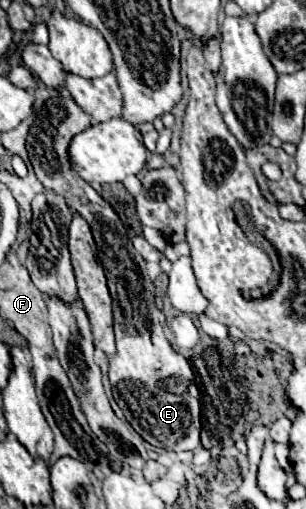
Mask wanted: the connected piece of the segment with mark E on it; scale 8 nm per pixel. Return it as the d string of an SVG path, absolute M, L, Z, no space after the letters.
M67 95L47 99L35 117L37 119L33 121L27 135L27 151L35 175L47 189L61 193L71 209L87 219L99 249L99 259L105 267L109 291L113 297L117 339L117 353L109 361L113 399L123 409L125 419L131 423L131 427L147 443L167 451L193 451L199 447L201 433L199 389L195 385L193 369L183 355L173 351L163 333L163 313L155 305L153 283L147 277L147 271L143 271L141 259L137 257L137 251L127 237L125 225L111 209L111 205L69 165L67 145L73 135L93 125L93 117L87 115Z

